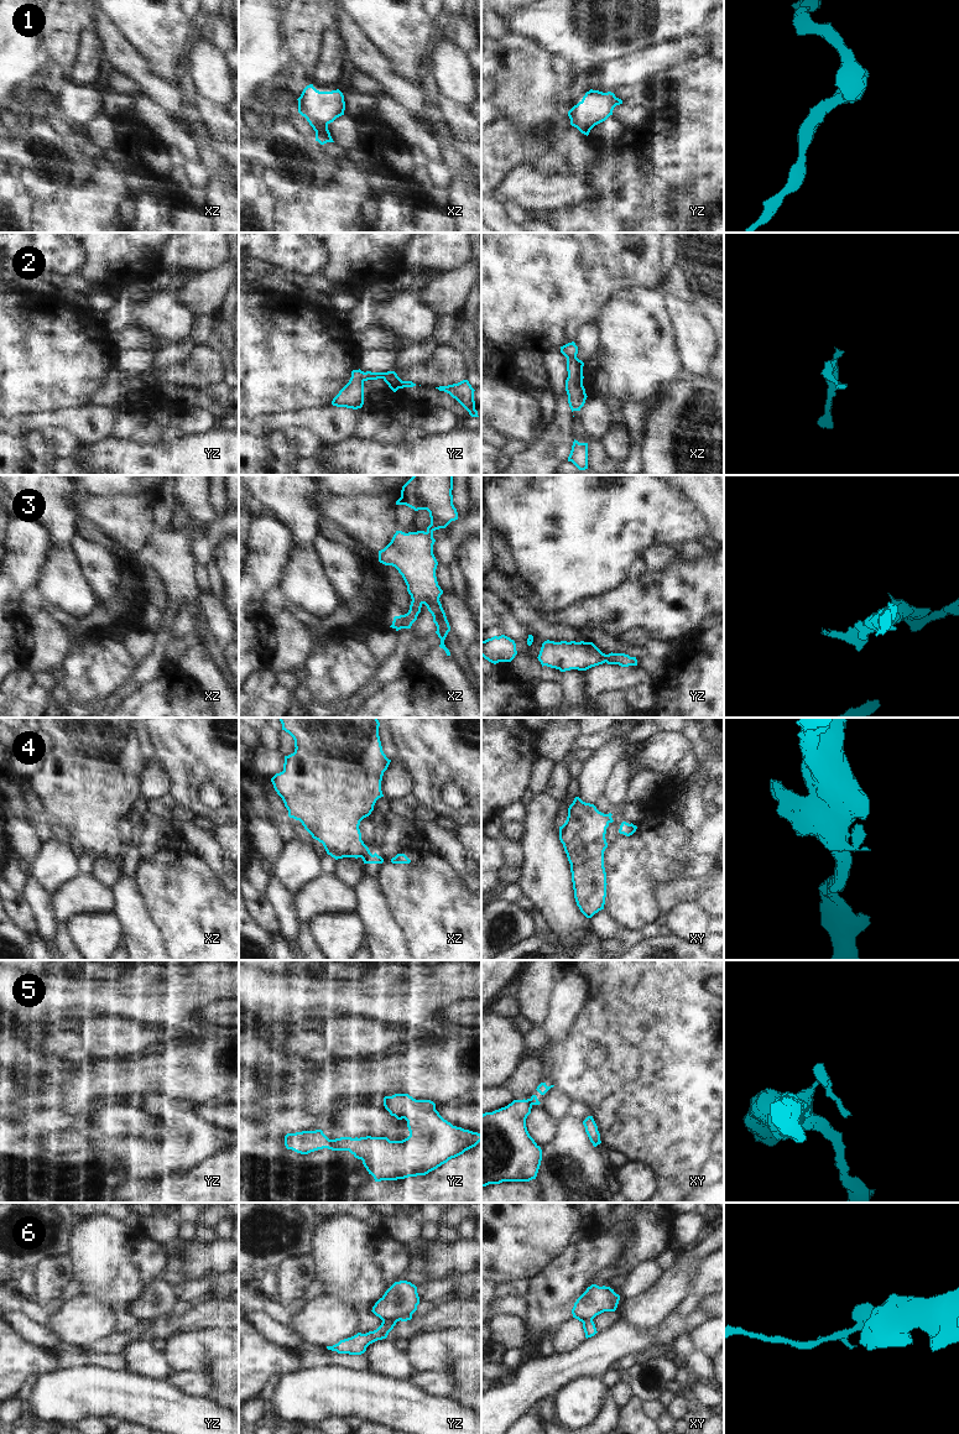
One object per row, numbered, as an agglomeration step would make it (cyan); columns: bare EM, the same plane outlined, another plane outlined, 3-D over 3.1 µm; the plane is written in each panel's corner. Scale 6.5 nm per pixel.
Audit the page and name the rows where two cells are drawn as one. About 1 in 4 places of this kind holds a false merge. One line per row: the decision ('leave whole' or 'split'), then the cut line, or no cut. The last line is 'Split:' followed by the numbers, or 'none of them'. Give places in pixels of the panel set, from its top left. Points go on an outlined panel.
1: split; cut in xz along (307, 119), (327, 124)
2: leave whole; no cut
3: leave whole; no cut
4: split; cut in xz along (368, 848), (360, 856)
5: split; cut in yz along (390, 1096), (384, 1104)
6: split; cut in yz along (411, 1315), (404, 1315), (399, 1319), (385, 1319), (382, 1322)
Split: 1, 4, 5, 6

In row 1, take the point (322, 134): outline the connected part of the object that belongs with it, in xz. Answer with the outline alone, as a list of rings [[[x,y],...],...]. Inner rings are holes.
[[[308,119],[307,121],[316,131],[316,141],[318,141],[320,145],[334,142],[328,130],[328,124],[317,124],[312,119]]]

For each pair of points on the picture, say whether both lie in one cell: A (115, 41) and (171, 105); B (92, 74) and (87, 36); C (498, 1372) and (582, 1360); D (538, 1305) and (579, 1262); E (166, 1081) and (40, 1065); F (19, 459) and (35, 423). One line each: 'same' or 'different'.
A: same
B: same
C: different
D: same
E: same
F: different

